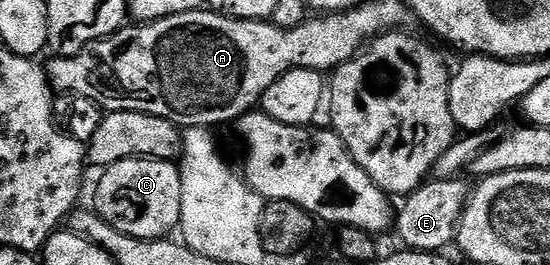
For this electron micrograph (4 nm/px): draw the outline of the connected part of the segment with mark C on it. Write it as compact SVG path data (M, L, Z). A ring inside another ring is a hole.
M119 160L102 169L100 176L103 177L95 188L94 211L105 218L109 226L117 226L121 234L146 240L161 240L170 237L180 227L182 174L178 163L169 160Z

